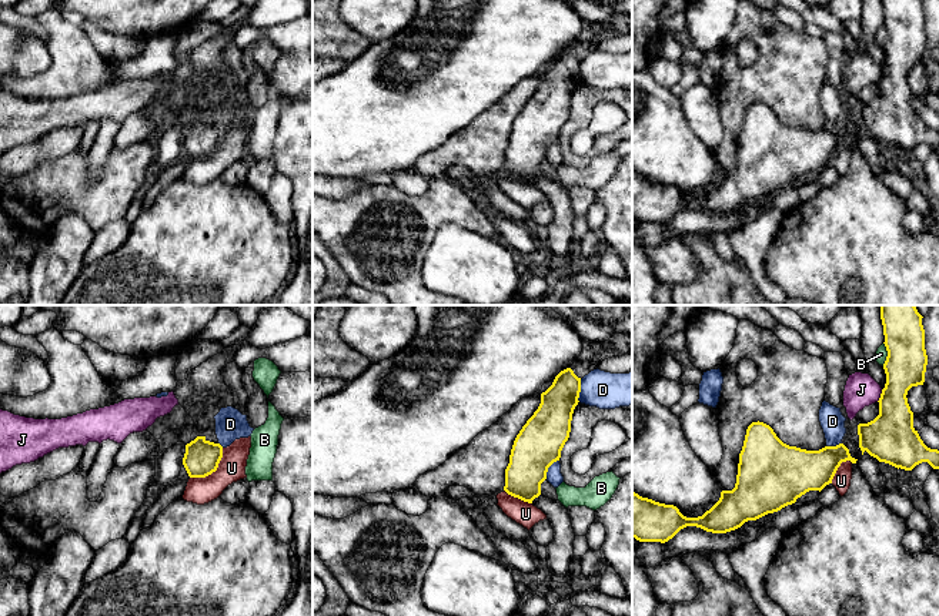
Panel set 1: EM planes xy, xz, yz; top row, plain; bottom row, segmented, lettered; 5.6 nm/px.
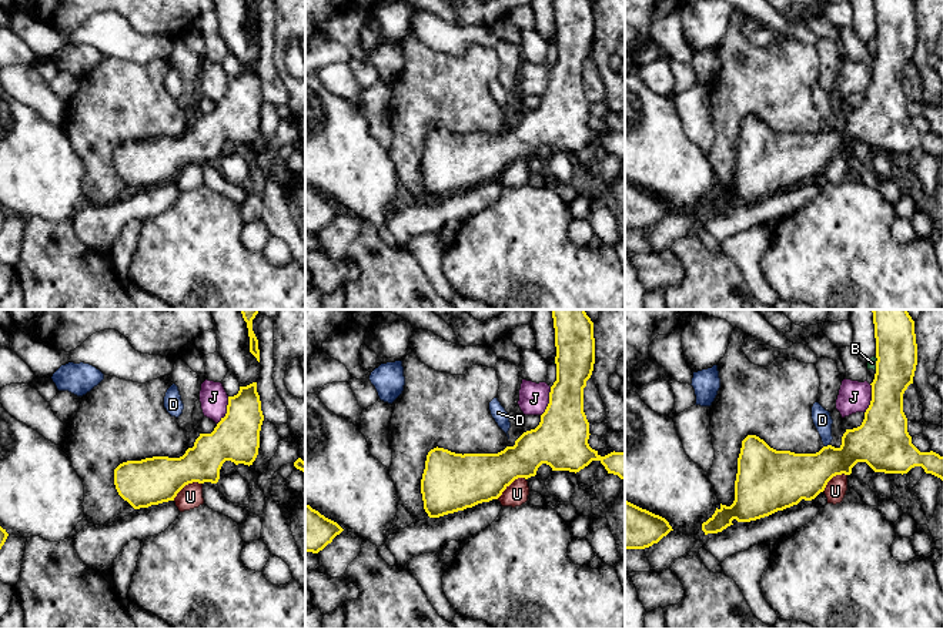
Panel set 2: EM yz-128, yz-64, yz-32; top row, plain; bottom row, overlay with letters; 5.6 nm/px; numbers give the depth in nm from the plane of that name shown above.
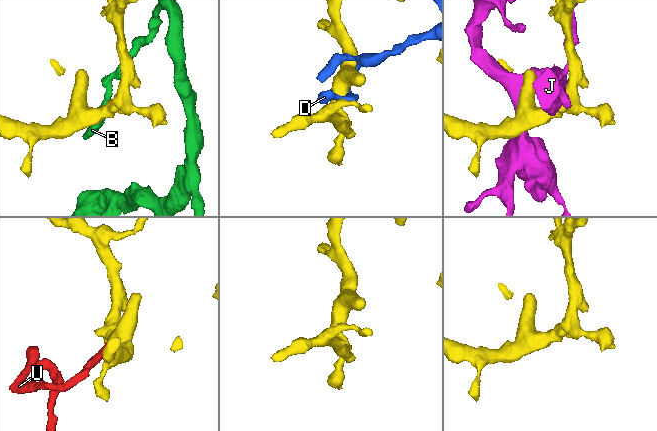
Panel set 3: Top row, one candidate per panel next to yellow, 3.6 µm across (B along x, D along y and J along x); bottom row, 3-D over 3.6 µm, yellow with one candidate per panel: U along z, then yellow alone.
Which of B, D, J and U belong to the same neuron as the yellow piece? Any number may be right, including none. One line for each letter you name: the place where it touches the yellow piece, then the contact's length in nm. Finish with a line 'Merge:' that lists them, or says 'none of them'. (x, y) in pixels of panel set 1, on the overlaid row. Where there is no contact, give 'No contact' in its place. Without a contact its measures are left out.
Merge: none of them

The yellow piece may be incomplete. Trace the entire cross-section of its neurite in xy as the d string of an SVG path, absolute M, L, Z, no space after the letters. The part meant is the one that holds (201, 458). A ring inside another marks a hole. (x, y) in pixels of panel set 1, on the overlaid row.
M197 436L186 445L183 465L190 478L205 478L217 471L223 458L223 446Z

